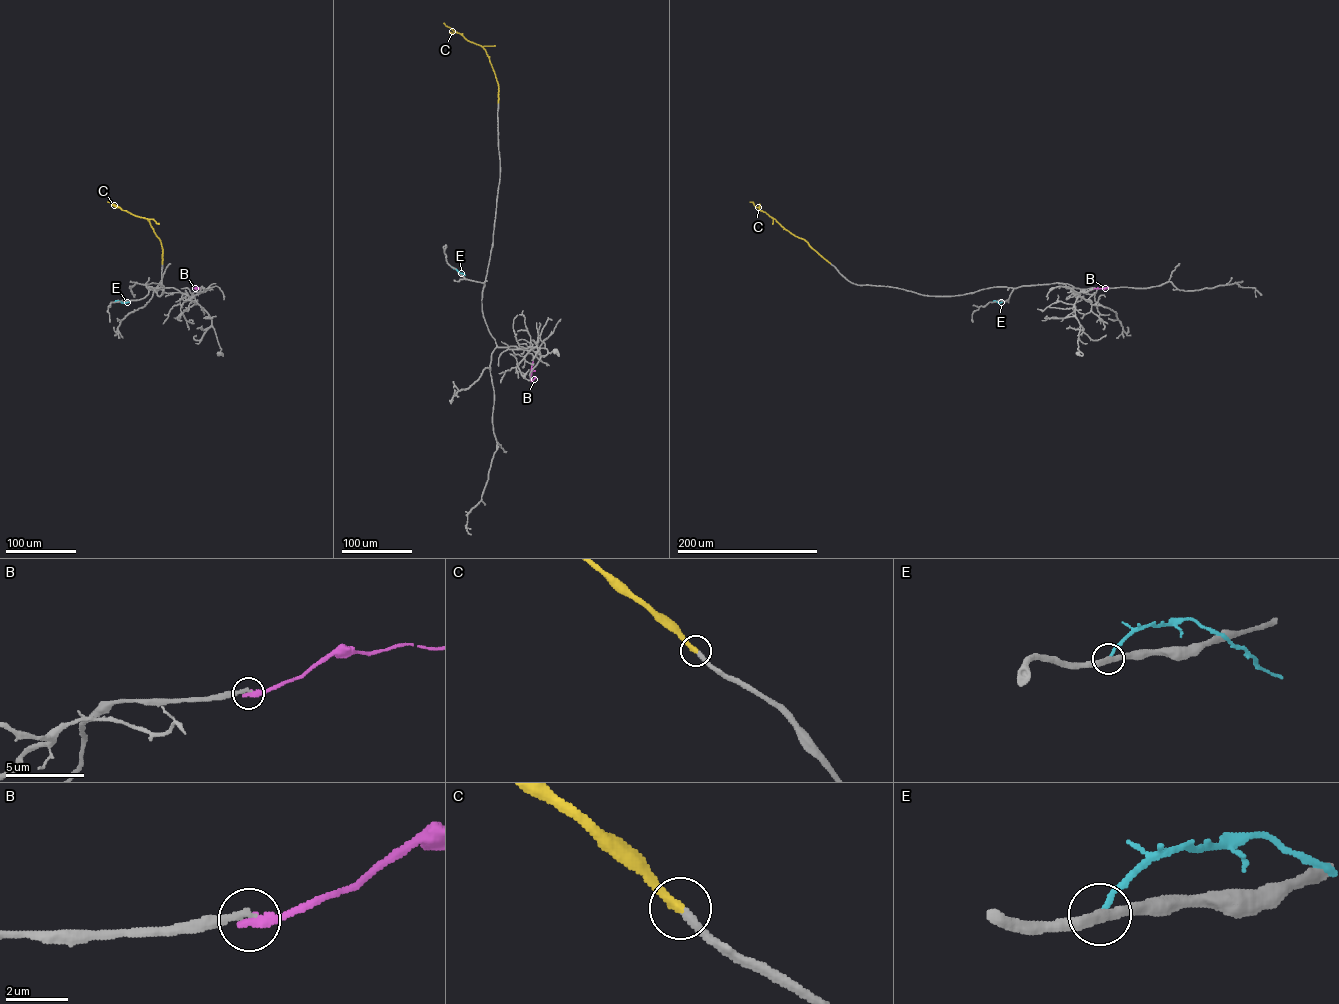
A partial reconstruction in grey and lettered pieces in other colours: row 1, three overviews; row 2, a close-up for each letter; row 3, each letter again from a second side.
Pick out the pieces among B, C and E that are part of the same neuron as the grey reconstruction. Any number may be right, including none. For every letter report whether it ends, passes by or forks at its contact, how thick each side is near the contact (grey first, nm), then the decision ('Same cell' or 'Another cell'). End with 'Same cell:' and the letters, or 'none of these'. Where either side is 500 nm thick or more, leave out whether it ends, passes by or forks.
B: It ends there. Thickness 200 nm (grey) against 280 nm. Another cell
C: It ends there. Thickness 280 nm (grey) against 320 nm. Same cell
E: It ends there. Thickness 320 nm (grey) against 220 nm. Another cell
Same cell: C

